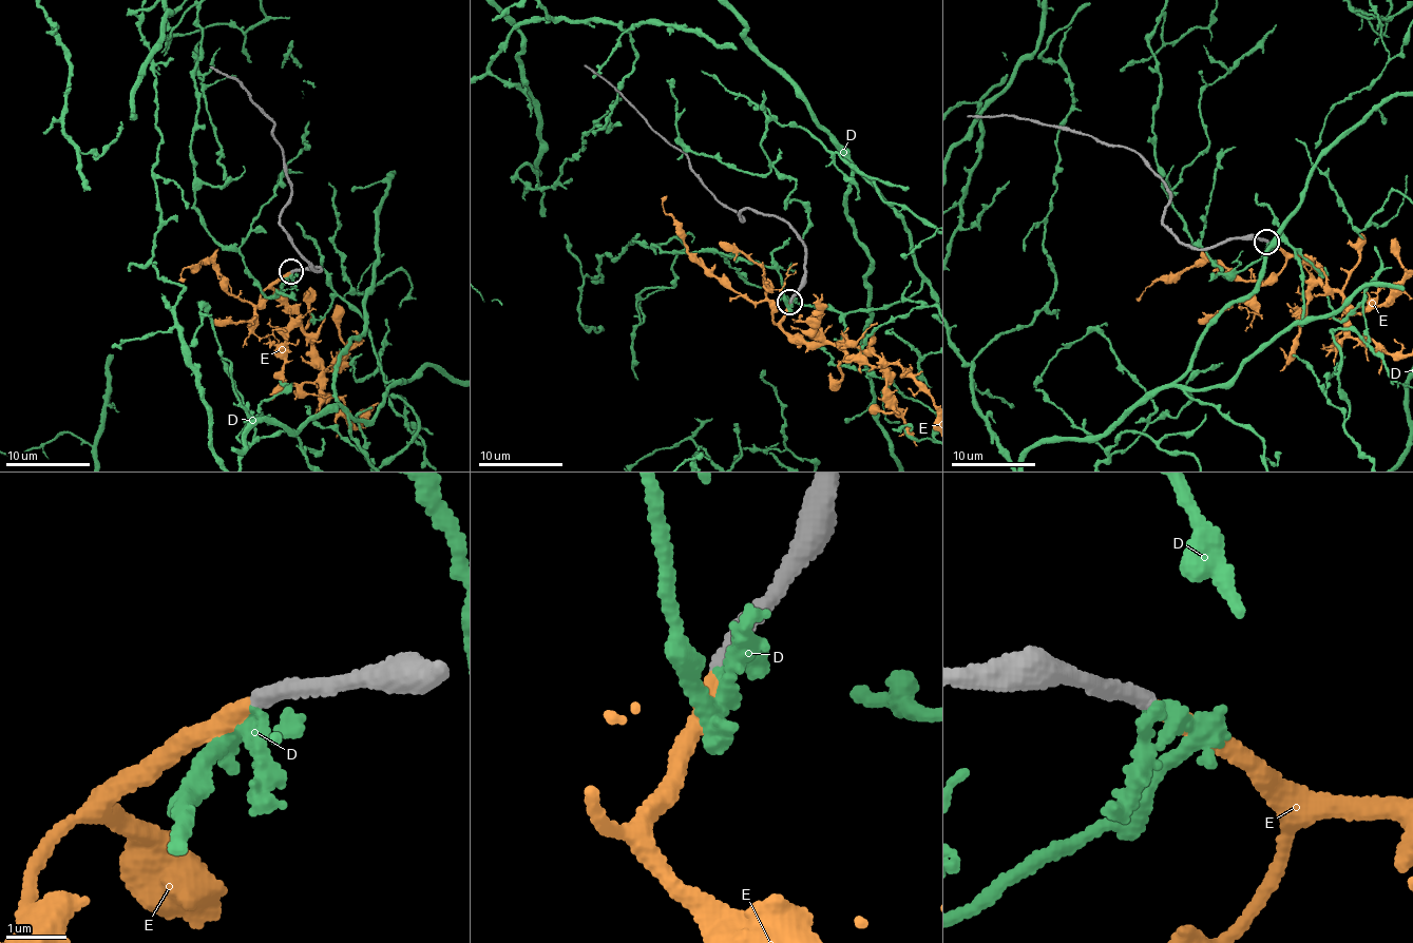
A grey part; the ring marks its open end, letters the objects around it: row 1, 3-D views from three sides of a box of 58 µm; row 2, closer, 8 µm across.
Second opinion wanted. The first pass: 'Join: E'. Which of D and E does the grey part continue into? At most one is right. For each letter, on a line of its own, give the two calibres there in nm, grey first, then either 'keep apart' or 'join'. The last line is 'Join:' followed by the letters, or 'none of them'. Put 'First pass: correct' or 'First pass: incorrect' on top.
First pass: correct
D: 320 nm thick on the grey side, 240 nm on the other; keep apart
E: 320 nm thick on the grey side, 280 nm on the other; join
Join: E

